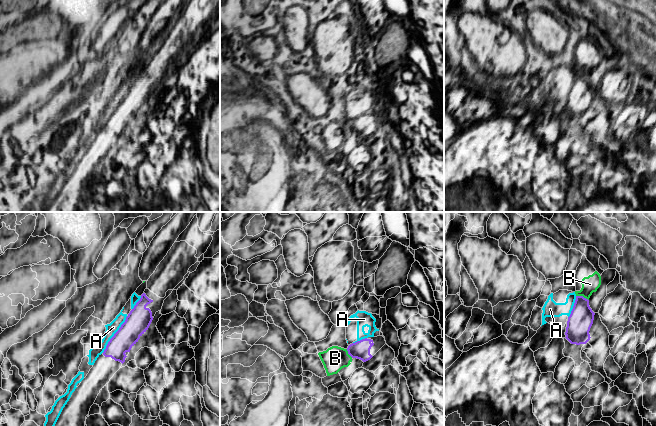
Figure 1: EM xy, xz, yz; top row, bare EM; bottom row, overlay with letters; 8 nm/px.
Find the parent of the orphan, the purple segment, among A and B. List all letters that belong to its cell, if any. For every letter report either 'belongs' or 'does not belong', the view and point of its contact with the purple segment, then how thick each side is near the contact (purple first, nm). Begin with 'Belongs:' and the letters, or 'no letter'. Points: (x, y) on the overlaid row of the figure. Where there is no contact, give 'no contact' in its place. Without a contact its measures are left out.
Belongs: no letter
A: does not belong; meets purple in xy at (114, 334); 190 nm thick on the purple side, 90 nm on the other
B: does not belong; meets purple in yz at (582, 296); 190 nm thick on the purple side, 140 nm on the other

